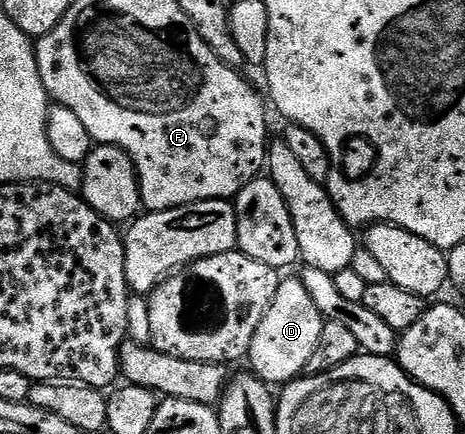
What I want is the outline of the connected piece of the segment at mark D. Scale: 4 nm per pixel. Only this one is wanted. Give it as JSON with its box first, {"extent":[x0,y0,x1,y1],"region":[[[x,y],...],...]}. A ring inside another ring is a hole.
{"extent":[248,278,323,385],"region":[[[279,278],[276,297],[268,305],[256,333],[252,337],[248,356],[249,370],[268,385],[285,385],[299,378],[308,365],[308,357],[320,345],[320,329],[323,325],[320,309],[316,309],[308,289],[304,289],[301,278]]]}

